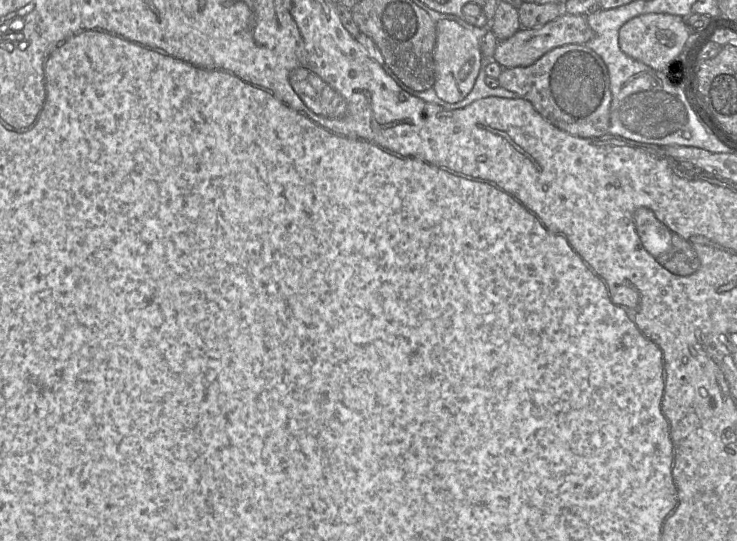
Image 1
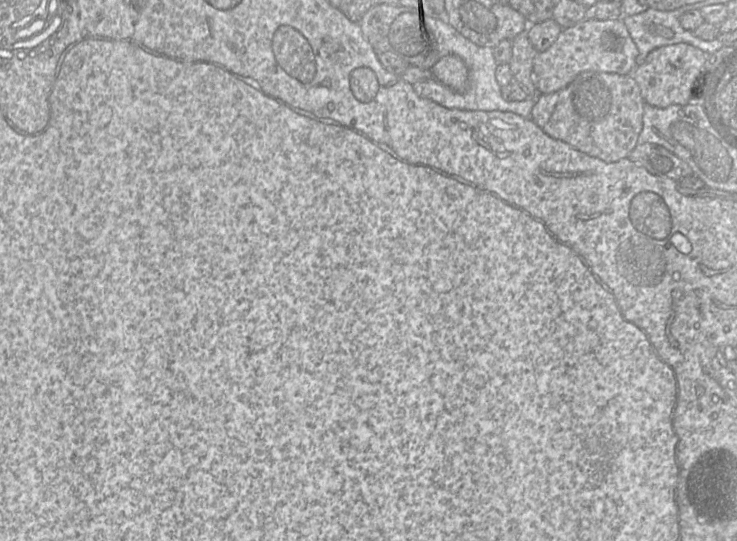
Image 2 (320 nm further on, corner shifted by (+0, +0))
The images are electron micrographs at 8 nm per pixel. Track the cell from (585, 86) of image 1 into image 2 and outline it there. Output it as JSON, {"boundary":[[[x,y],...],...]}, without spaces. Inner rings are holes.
{"boundary":[[[584,72],[559,91],[538,94],[530,119],[554,139],[561,140],[575,149],[605,162],[616,162],[627,158],[637,145],[643,127],[644,104],[640,88],[631,75]]]}

